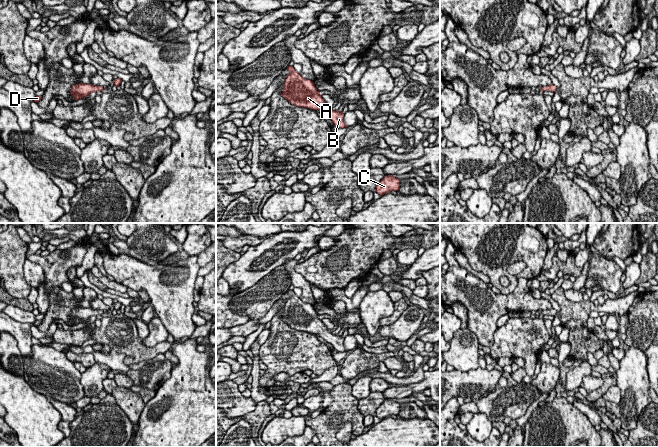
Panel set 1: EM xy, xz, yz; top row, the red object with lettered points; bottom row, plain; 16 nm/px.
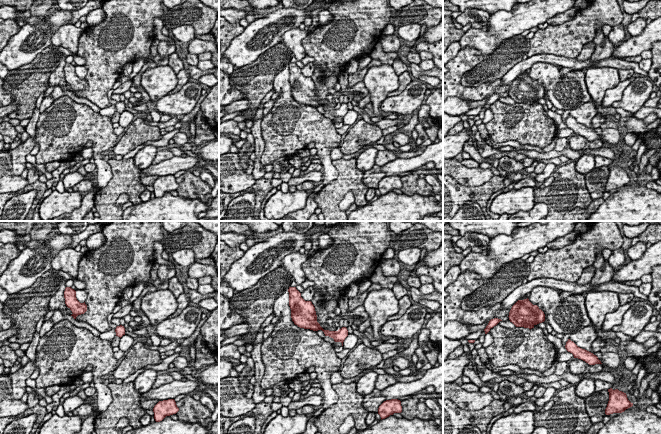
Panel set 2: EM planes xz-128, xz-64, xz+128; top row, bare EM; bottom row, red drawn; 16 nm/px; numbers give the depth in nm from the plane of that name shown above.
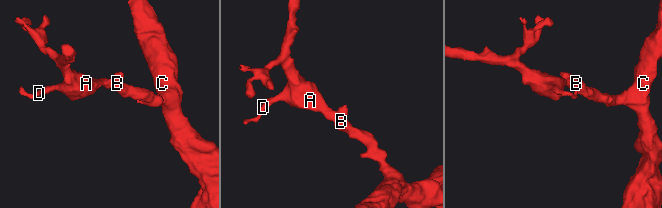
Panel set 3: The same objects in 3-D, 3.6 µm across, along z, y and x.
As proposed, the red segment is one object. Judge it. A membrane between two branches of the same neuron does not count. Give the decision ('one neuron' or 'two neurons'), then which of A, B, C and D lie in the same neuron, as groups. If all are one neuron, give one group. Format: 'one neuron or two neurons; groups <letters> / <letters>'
one neuron; groups A B C D

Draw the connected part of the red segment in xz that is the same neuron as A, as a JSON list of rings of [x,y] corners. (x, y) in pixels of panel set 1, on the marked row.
[[[293,66],[287,67],[287,75],[281,95],[292,105],[313,110],[319,110],[325,118],[331,119],[337,128],[348,127],[344,123],[344,113],[333,111],[323,100],[320,92],[316,89],[314,82],[304,79]]]

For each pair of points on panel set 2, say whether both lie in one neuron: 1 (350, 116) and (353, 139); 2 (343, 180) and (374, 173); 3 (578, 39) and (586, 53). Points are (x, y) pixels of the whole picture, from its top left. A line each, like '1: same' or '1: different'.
1: different
2: different
3: different

